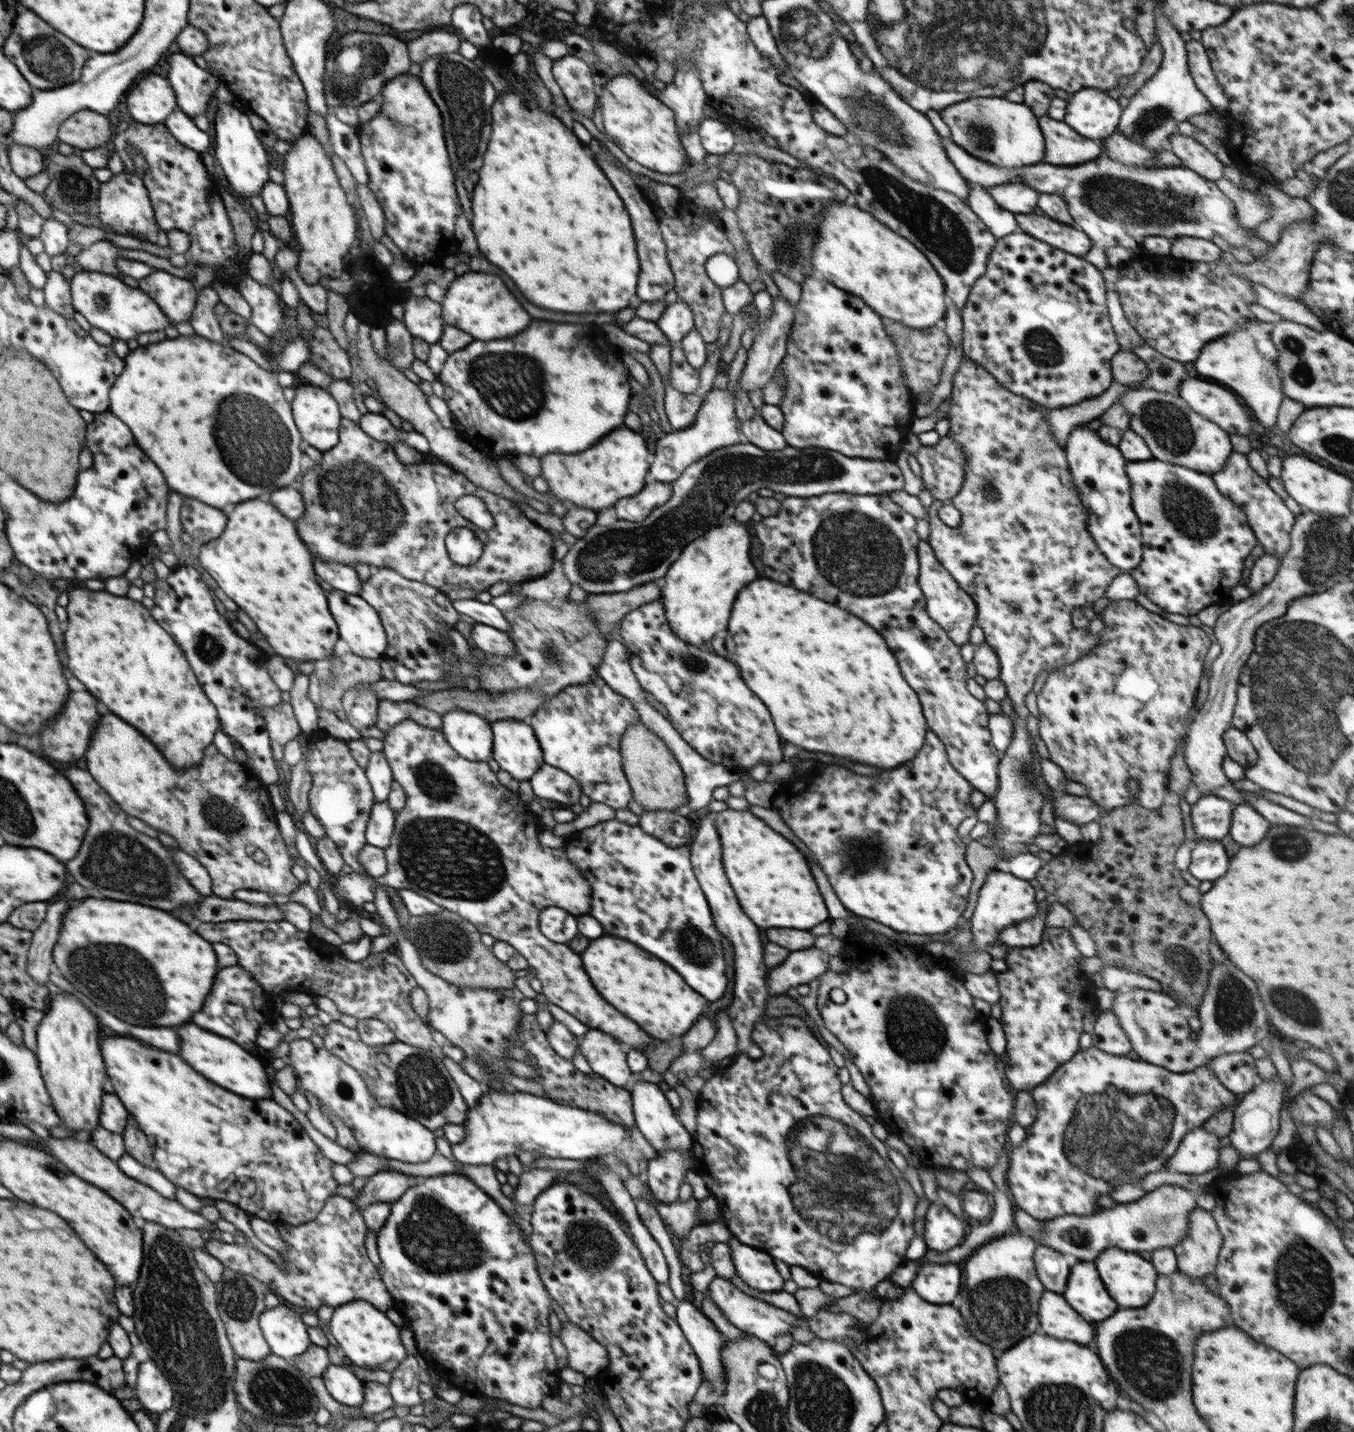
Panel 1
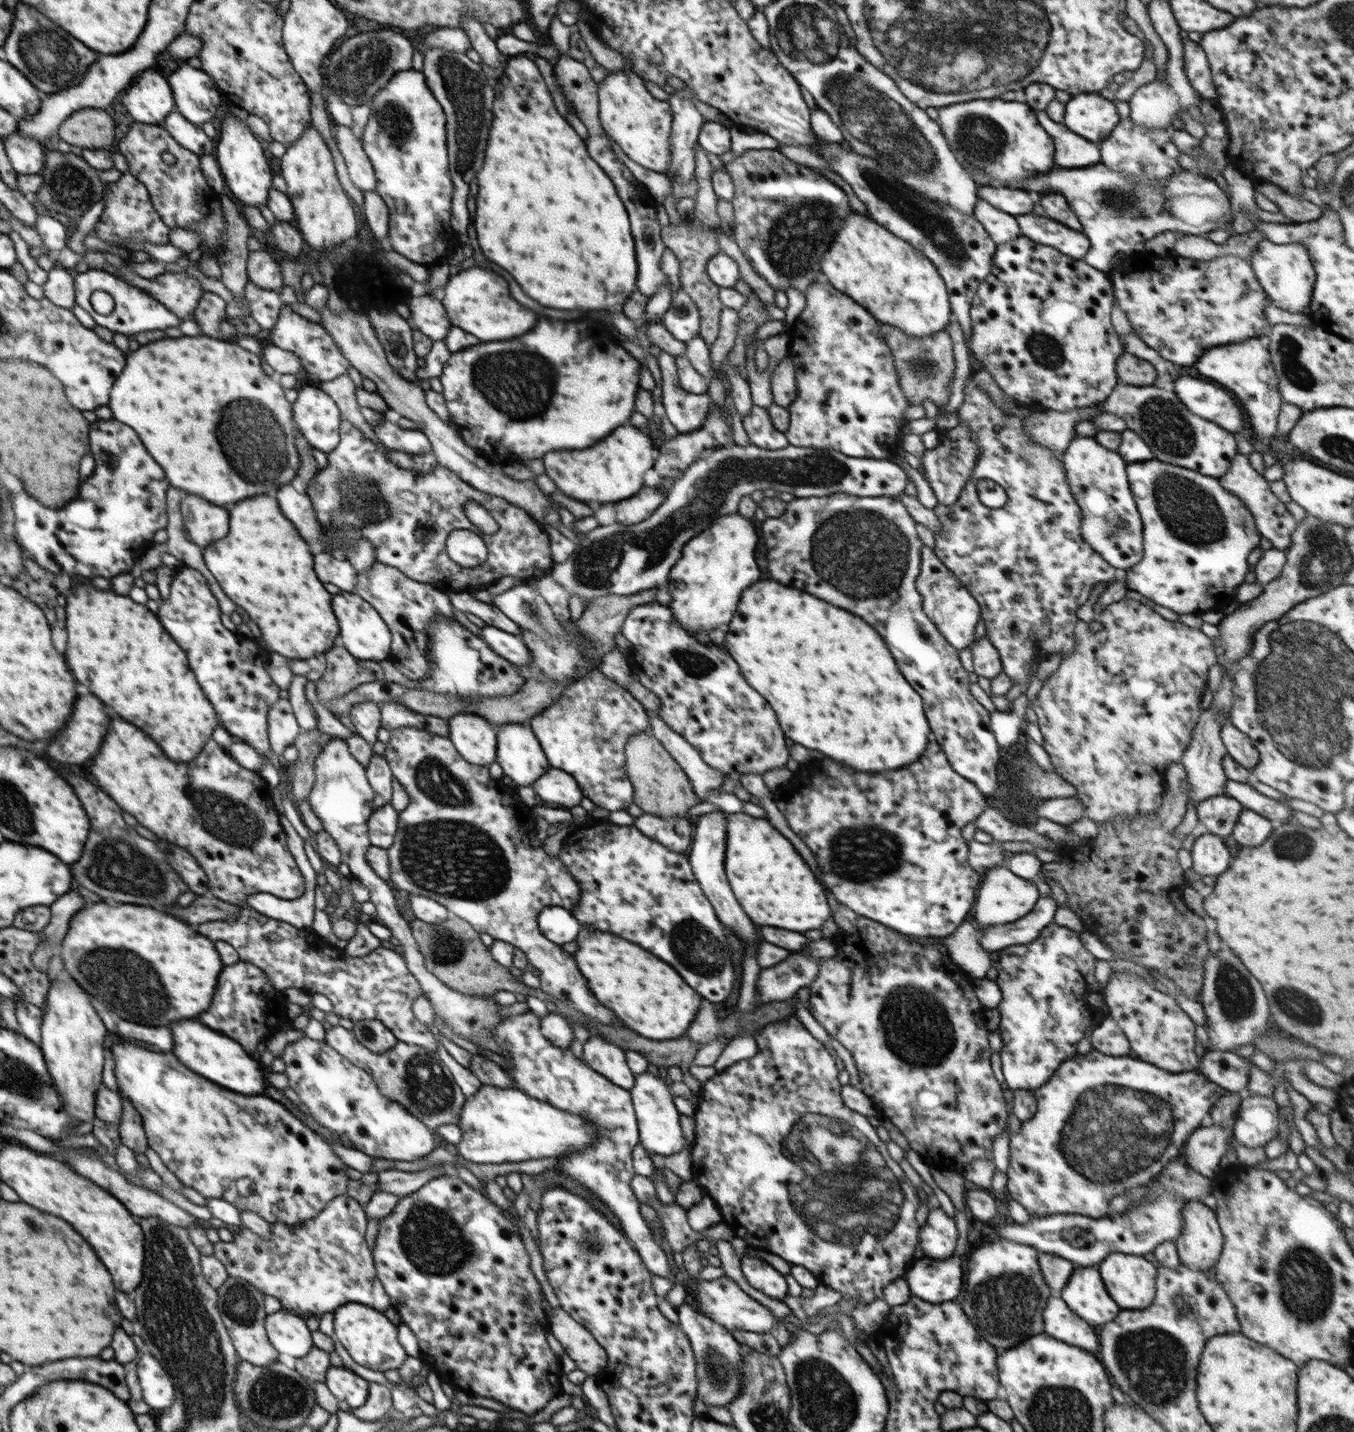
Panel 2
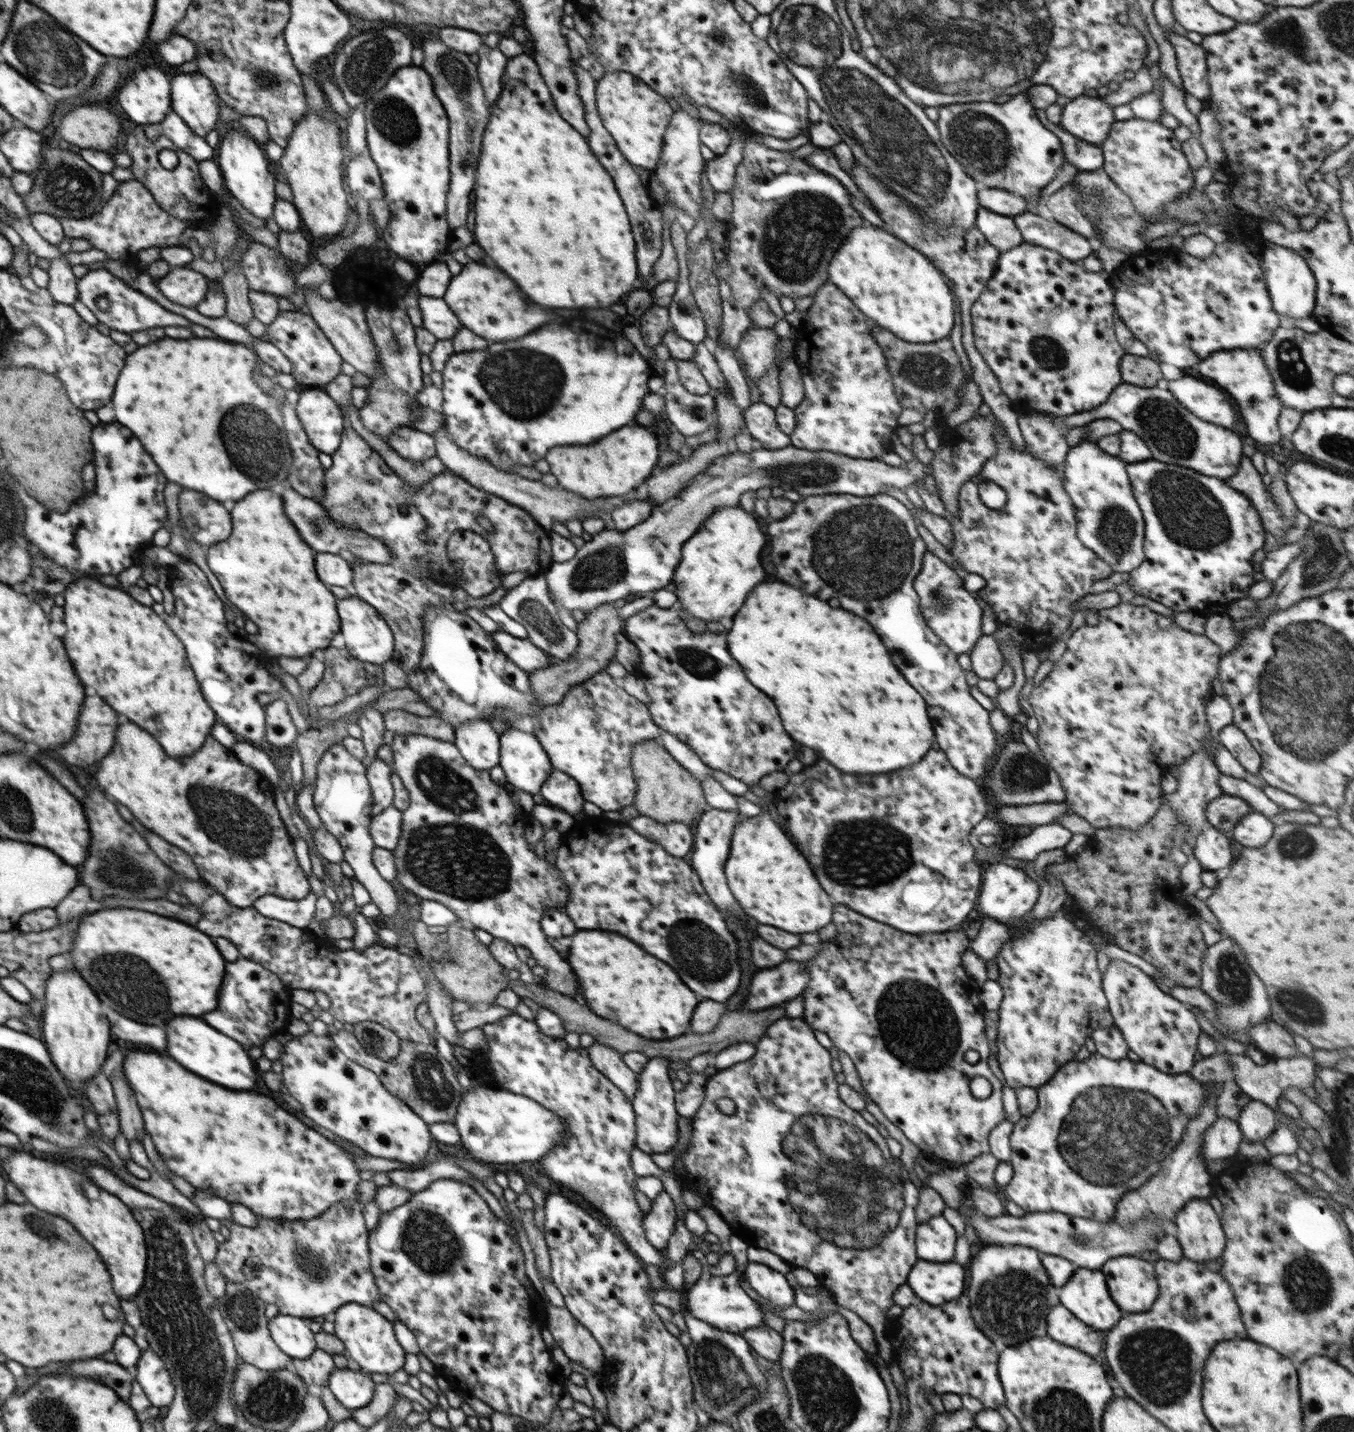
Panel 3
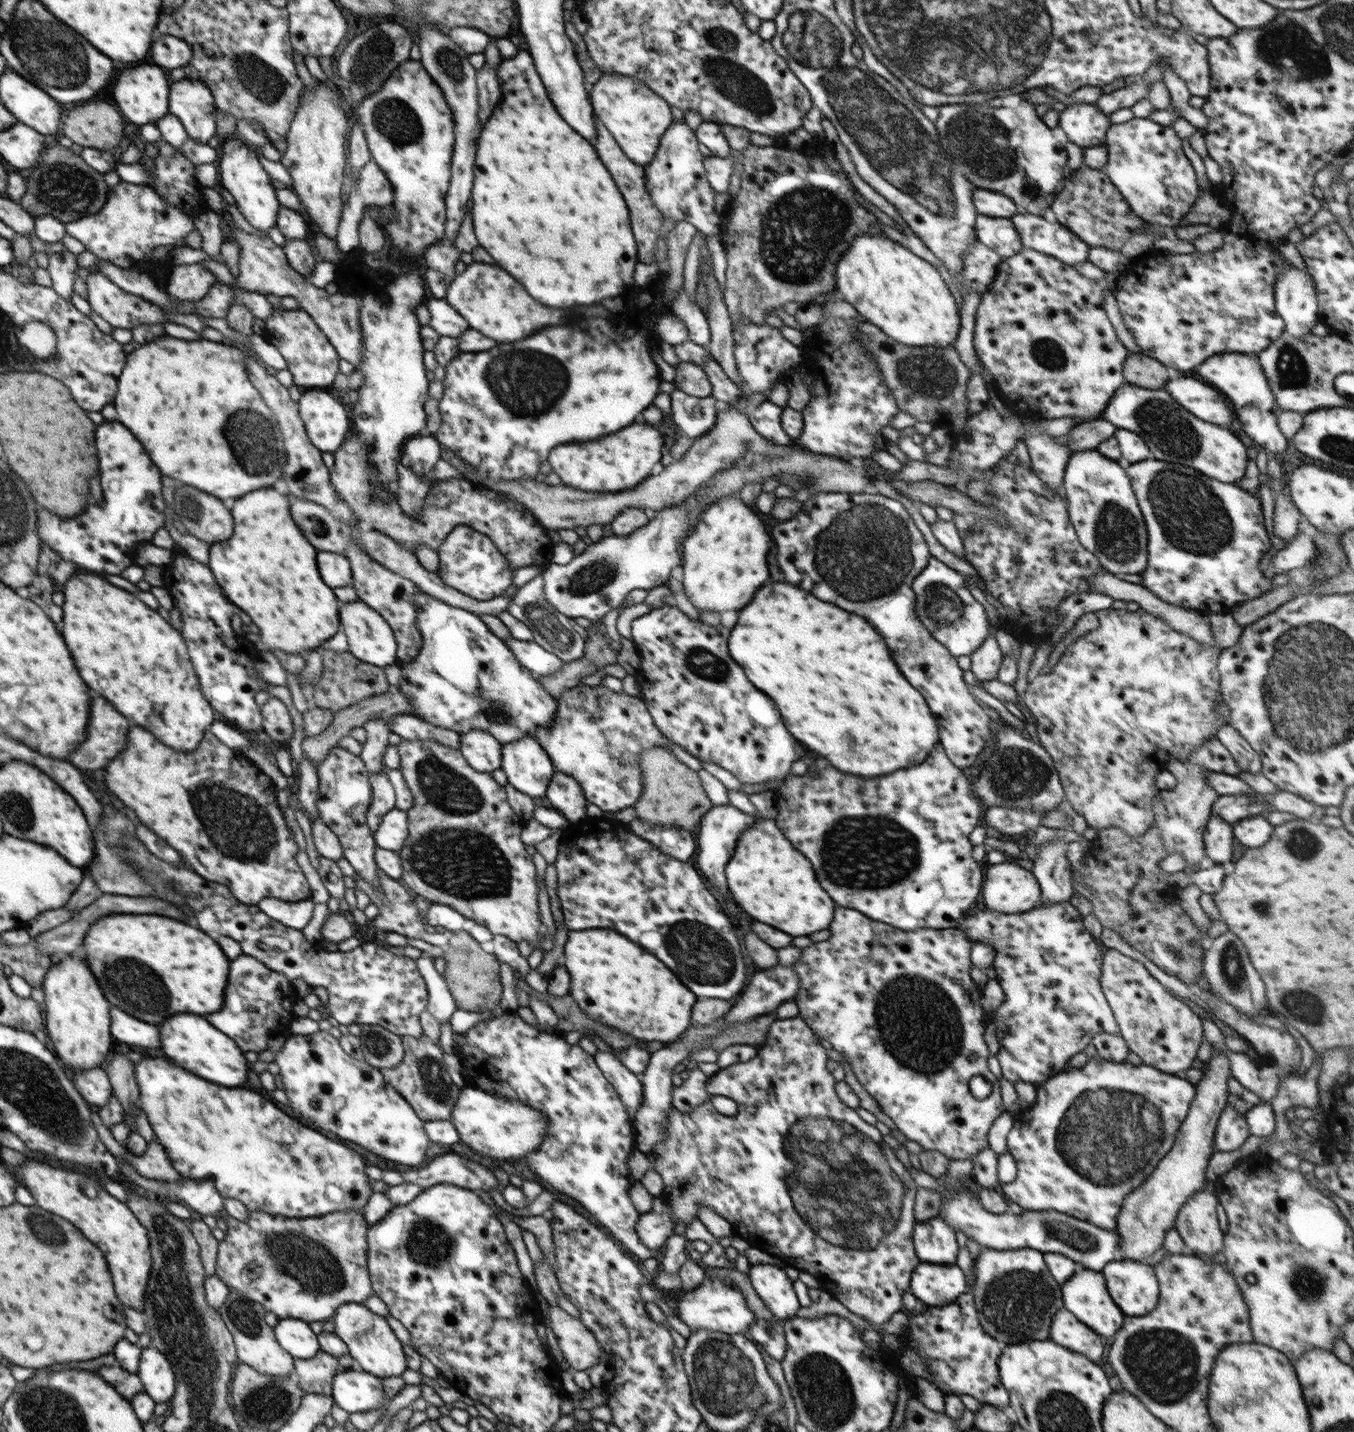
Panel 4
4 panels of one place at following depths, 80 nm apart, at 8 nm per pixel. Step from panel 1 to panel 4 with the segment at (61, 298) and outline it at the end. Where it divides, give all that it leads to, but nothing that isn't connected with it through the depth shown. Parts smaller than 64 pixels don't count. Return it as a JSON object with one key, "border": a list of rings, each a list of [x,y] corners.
{"border":[[[69,252],[52,253],[49,255],[49,265],[46,271],[52,279],[52,288],[65,299],[74,292],[74,281],[77,278],[76,269],[79,268],[77,256]]]}

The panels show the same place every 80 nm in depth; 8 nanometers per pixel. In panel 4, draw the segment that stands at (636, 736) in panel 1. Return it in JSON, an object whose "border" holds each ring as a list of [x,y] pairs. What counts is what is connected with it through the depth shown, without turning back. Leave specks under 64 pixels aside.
{"border":[[[654,747],[640,754],[643,793],[634,805],[637,818],[652,826],[680,826],[694,832],[701,818],[713,808],[698,773],[680,762],[669,749]]]}

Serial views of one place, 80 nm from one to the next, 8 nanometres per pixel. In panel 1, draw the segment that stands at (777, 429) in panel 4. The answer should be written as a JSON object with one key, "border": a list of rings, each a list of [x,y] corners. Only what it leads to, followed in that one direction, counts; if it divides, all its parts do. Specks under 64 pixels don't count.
{"border":[[[758,412],[754,413],[752,418],[741,422],[741,431],[748,443],[755,444],[762,450],[779,451],[789,445],[781,431],[768,426],[768,423]]]}

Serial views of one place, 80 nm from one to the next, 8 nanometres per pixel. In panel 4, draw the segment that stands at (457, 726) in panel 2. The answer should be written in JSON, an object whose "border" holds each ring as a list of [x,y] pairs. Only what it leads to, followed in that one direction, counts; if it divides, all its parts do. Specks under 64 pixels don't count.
{"border":[[[472,730],[460,735],[459,750],[478,772],[491,773],[501,768],[503,746],[486,731]]]}

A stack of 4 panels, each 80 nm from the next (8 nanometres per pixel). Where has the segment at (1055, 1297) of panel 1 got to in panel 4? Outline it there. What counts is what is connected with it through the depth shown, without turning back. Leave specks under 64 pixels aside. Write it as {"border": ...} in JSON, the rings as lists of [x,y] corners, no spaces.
{"border":[[[1058,1310],[1050,1328],[1050,1339],[1056,1344],[1064,1346],[1095,1363],[1101,1363],[1104,1354],[1104,1344],[1096,1332],[1092,1332],[1080,1320],[1076,1320],[1068,1310]]]}

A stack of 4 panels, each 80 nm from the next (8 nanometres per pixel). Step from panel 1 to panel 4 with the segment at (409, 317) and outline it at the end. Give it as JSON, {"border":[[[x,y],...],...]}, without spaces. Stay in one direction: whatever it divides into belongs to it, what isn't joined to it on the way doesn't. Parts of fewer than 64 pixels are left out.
{"border":[[[429,297],[423,304],[423,309],[431,314],[428,326],[436,330],[440,336],[459,338],[470,329],[468,322],[460,316],[460,313],[445,301]]]}

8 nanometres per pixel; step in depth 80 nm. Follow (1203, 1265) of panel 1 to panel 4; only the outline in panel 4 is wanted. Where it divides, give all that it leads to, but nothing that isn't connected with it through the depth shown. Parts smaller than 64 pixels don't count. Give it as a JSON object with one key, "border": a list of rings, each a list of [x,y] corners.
{"border":[[[1209,1183],[1204,1190],[1188,1198],[1178,1212],[1174,1227],[1196,1256],[1210,1257],[1224,1248],[1225,1233],[1220,1229],[1218,1203],[1214,1183]]]}

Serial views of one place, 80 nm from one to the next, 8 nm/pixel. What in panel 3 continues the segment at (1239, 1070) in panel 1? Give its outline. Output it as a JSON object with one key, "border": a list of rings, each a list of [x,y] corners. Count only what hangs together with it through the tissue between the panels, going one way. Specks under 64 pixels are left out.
{"border":[[[1221,1050],[1195,1063],[1188,1073],[1202,1083],[1223,1085],[1226,1081],[1235,1081],[1235,1072],[1232,1070],[1228,1055]]]}

